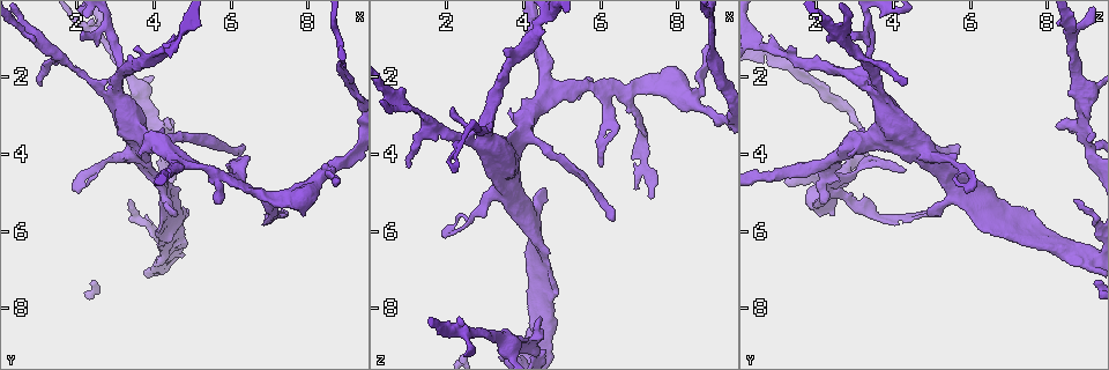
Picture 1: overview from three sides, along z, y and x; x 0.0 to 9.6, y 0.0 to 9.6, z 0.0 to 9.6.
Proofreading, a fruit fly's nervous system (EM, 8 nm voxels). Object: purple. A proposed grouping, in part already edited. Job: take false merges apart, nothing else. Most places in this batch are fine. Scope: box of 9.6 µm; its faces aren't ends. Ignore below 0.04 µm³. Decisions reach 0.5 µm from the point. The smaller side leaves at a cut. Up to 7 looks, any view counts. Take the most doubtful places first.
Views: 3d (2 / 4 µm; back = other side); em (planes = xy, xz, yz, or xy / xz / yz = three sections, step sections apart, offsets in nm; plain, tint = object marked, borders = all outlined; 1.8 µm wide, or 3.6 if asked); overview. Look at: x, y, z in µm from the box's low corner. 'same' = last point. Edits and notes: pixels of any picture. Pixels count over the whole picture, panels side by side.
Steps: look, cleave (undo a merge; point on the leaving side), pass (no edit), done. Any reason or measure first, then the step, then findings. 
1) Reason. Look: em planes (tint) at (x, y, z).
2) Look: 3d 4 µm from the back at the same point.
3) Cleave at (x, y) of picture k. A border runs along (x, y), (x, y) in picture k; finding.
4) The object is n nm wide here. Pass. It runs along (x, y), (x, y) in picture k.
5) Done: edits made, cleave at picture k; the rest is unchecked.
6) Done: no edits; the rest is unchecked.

Branch point. Look: 3d 4 µm from the back at (6.60, 5.00, 2.45).

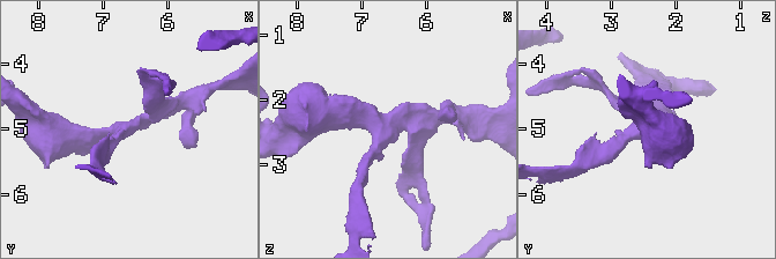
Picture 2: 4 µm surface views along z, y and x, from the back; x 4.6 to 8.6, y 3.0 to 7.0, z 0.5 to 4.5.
Now the EM. Look: em xz step 4 (borders) at (6.60, 5.00, 2.45).

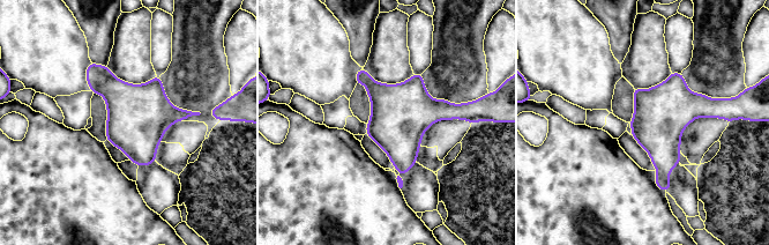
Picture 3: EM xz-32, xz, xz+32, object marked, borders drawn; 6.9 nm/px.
The object is 380 nm wide here. Pass. Continuous, no second neuron.

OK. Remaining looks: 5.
Thick turns thin. Look: 3d 4 µm at (3.60, 3.55, 3.80).

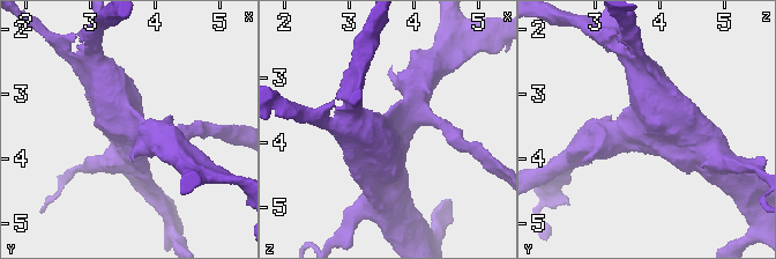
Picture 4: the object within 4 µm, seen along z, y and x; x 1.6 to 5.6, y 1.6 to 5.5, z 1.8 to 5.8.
Now the EM. Look: em planes (tint) at (3.60, 3.55, 3.80).

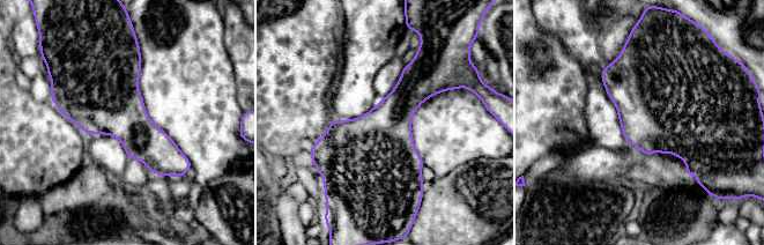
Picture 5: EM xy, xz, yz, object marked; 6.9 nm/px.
Pass. All the same neuron.

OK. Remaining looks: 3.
Calibre changes. Look: em xy step 8 (tint) at (3.60, 2.30, 9.20).

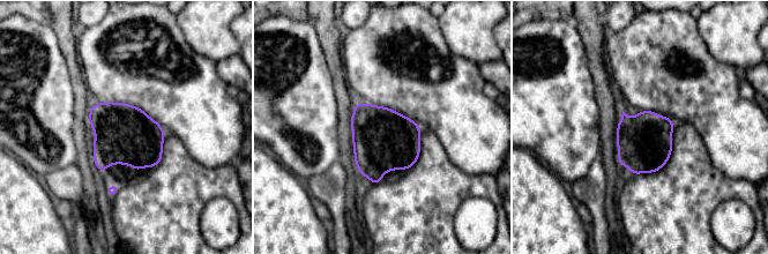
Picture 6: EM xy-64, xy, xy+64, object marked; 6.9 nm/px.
Look: em planes (tint) at the same point.

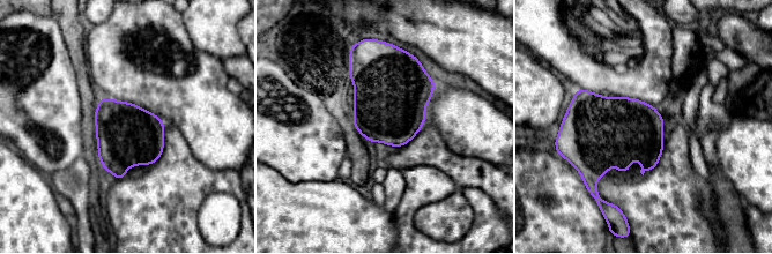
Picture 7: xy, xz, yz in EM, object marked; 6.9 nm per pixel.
The object is 440 nm wide here. Pass. One neuron here.

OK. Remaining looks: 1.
Done: no edits; the rest is unchecked.

